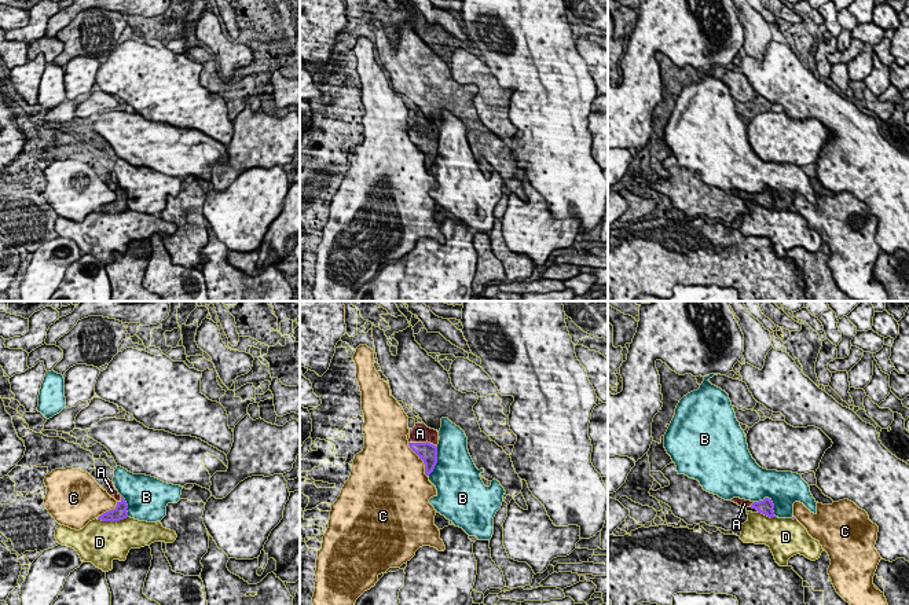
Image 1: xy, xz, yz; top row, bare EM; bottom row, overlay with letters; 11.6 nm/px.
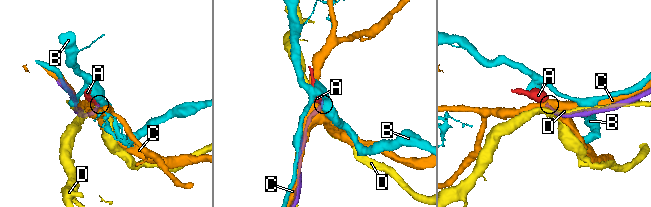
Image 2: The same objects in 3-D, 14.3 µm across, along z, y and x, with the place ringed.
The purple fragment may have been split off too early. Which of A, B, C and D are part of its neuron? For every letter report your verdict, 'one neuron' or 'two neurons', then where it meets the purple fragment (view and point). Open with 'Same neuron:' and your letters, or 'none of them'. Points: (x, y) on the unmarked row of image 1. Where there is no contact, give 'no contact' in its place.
Same neuron: A
A: one neuron; contact xz (422, 135)
B: two neurons; contact yz (770, 193)
C: two neurons; contact xz (421, 150)
D: two neurons; contact xy (112, 212)

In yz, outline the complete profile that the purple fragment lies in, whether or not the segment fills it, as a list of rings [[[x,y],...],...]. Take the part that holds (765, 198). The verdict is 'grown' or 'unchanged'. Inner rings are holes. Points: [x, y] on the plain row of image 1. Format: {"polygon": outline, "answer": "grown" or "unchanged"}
{"polygon": [[[733,190],[730,191],[732,194],[737,195],[738,198],[747,201],[747,199],[752,199],[752,201],[756,201],[758,205],[762,205],[767,209],[776,209],[774,208],[774,197],[771,194],[771,191],[769,190],[765,190],[763,192],[759,192],[759,194],[751,194],[751,192],[745,192],[745,191],[740,191],[740,190]]], "answer": "grown"}

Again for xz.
{"polygon": [[[415,116],[410,121],[408,138],[425,155],[425,166],[429,168],[437,155],[439,124],[425,116]]], "answer": "grown"}

